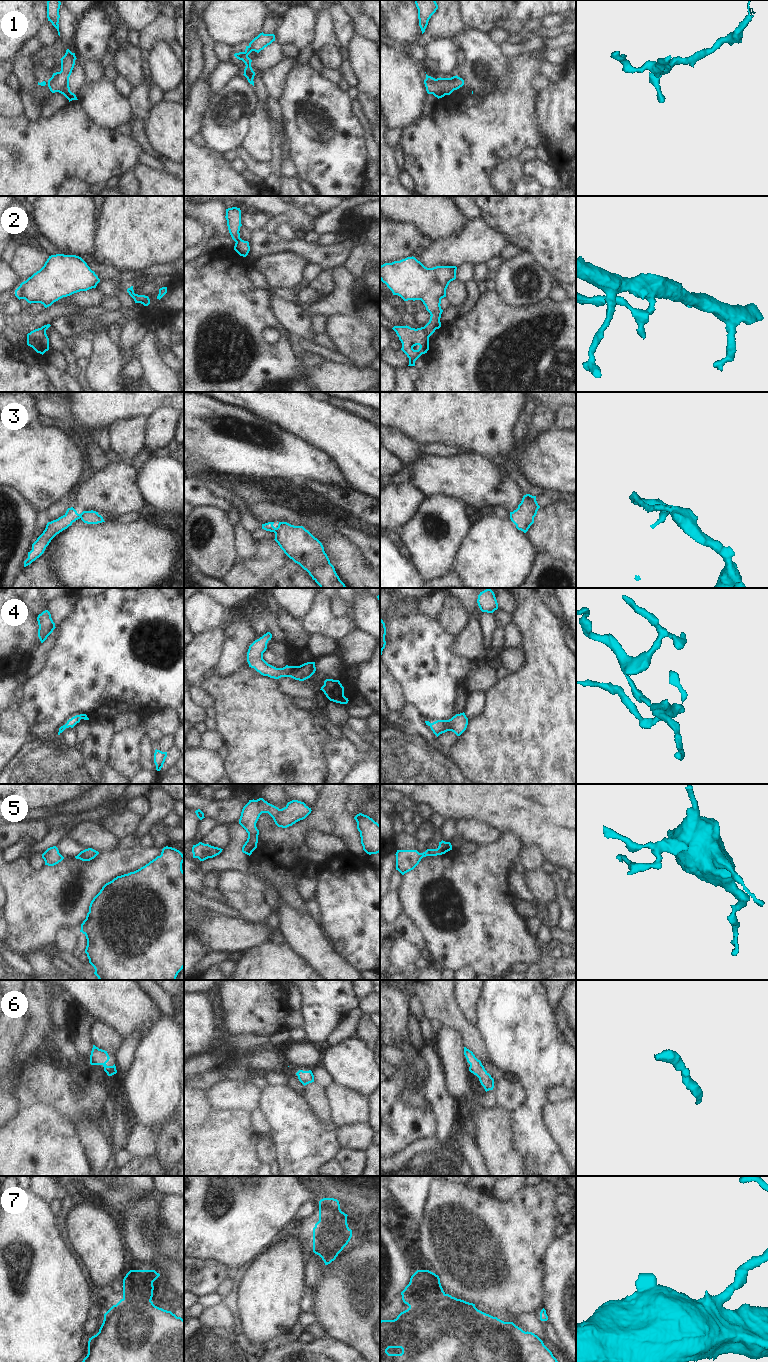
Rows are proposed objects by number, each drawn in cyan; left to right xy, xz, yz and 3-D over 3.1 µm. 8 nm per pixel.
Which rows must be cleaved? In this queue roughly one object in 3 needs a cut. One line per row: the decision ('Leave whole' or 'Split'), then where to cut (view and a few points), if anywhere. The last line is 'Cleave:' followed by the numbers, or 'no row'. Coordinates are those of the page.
1: Leave whole. No split
2: Split. Split along yz (422, 327), (429, 336)
3: Split. Split along xy (84, 511), (80, 517)
4: Leave whole. No split
5: Leave whole. No split
6: Leave whole. No split
7: Leave whole. No split
Cleave: 2, 3.

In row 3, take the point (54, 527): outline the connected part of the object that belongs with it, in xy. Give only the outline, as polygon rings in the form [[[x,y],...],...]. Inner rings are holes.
[[[71,507],[67,509],[63,516],[48,522],[43,533],[32,544],[32,550],[28,552],[28,558],[24,561],[24,567],[30,565],[33,561],[39,558],[44,553],[51,540],[57,534],[71,526],[73,522],[80,519],[82,513],[78,514],[77,511]]]

